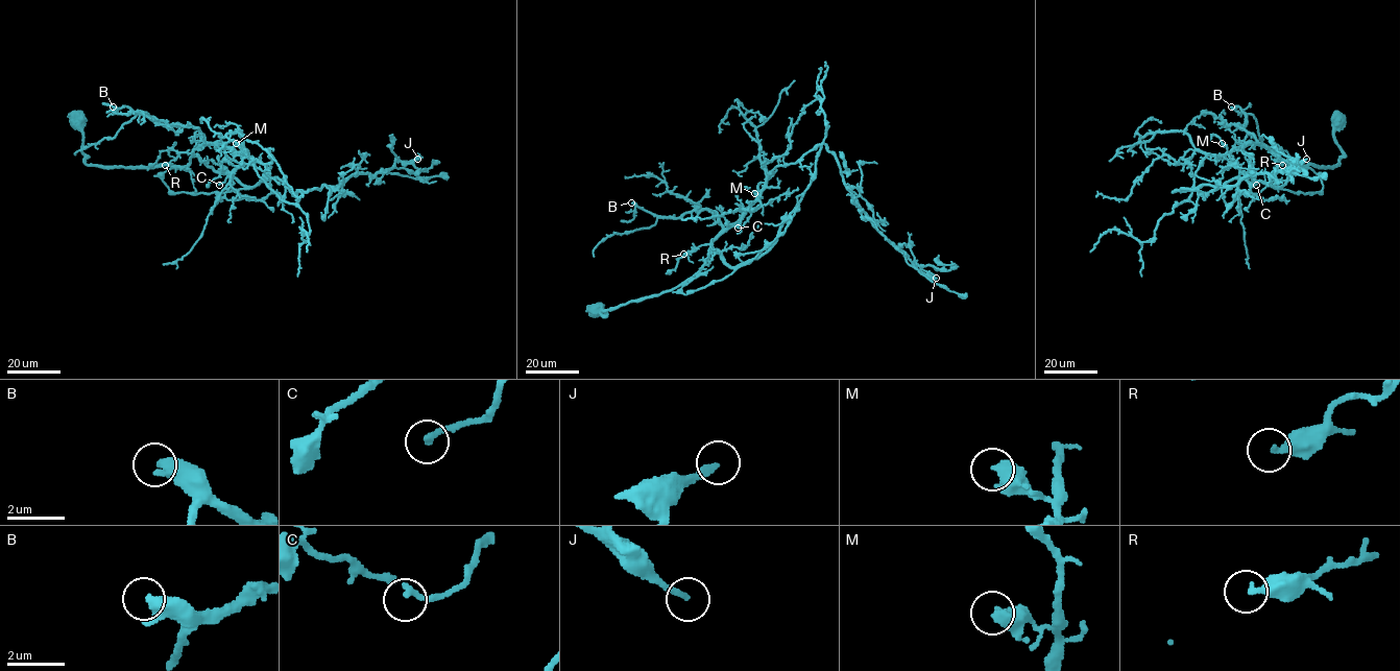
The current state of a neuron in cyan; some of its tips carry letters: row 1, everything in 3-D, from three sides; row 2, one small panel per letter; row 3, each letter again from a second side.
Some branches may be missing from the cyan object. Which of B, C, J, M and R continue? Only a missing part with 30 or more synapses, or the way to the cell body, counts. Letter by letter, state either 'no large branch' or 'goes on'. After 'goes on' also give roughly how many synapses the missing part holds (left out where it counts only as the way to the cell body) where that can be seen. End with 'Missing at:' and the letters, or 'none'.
B: goes on; 30 synapses
C: no large branch
J: goes on; 45 synapses
M: no large branch
R: no large branch
Missing at: B, J

